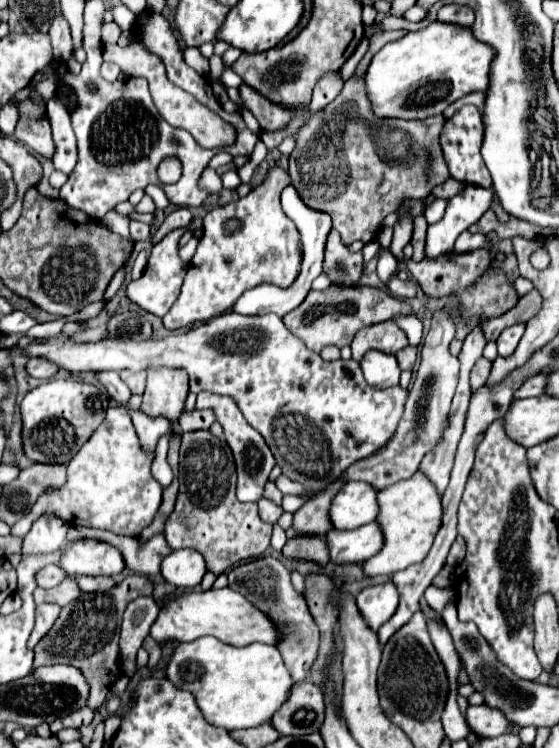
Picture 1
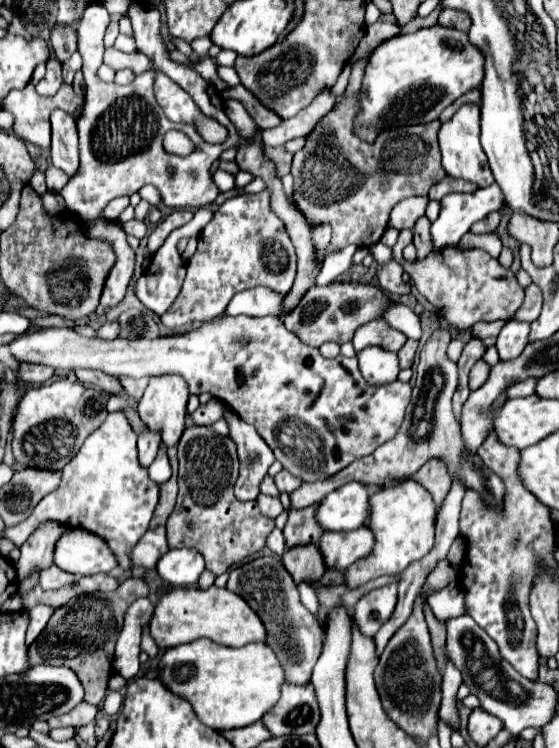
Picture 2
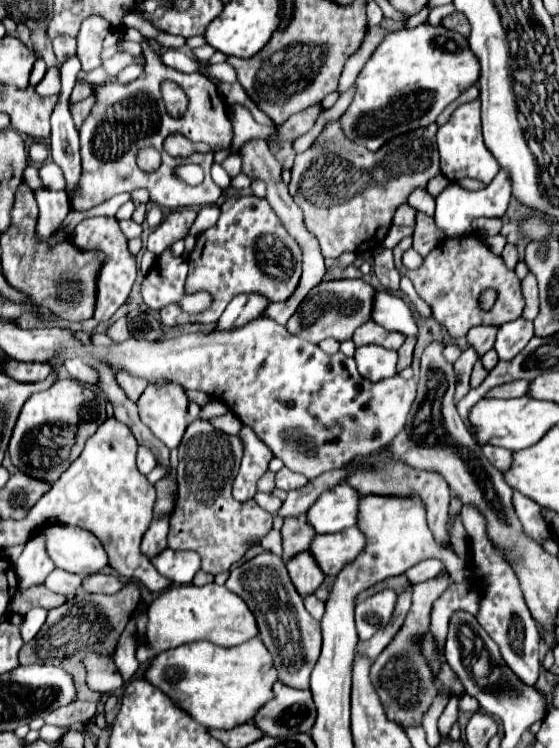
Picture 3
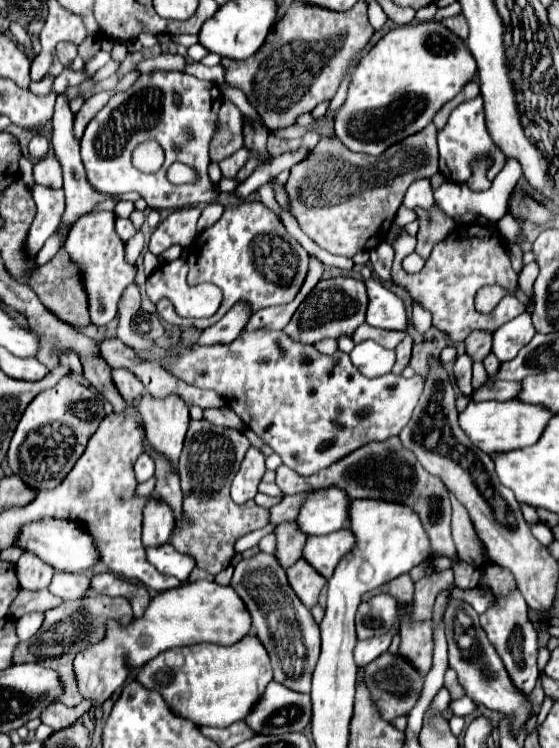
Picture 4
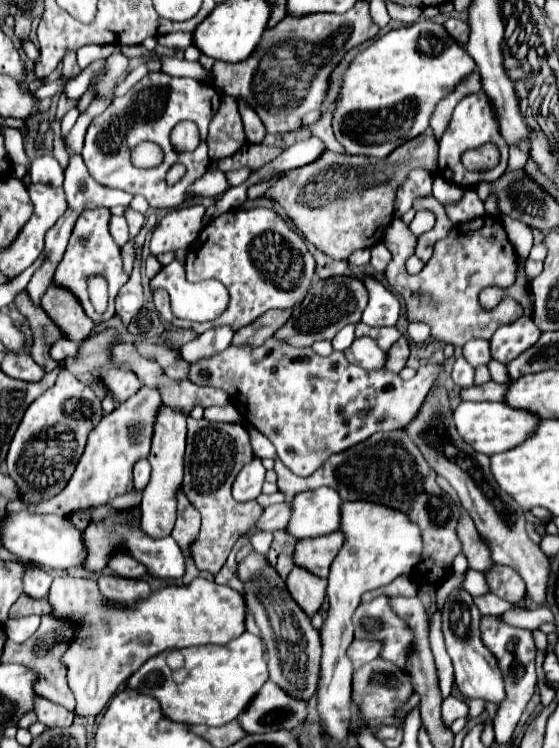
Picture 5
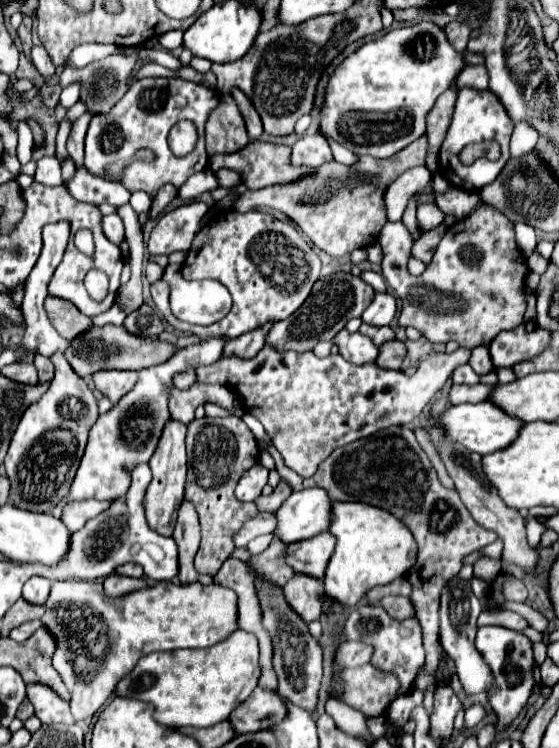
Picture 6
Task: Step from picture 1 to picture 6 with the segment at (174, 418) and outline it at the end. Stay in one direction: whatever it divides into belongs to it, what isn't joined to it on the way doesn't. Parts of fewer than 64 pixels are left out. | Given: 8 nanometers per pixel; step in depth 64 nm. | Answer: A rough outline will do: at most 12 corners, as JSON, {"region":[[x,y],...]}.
{"region":[[170,420],[148,462],[152,530],[172,536],[186,484],[186,426]]}

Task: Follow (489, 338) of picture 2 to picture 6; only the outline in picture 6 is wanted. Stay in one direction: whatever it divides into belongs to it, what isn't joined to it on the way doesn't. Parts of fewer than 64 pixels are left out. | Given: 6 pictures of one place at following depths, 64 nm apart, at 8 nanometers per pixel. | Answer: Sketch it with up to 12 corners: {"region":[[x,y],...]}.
{"region":[[486,346],[474,348],[468,362],[478,376],[492,372]]}

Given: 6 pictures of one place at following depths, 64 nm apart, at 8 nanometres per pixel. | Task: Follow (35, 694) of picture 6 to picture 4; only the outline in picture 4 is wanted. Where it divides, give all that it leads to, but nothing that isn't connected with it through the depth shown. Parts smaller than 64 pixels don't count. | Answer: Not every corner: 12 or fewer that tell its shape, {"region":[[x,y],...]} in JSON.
{"region":[[83,700],[74,707],[48,704],[40,720],[66,728],[92,708]]}

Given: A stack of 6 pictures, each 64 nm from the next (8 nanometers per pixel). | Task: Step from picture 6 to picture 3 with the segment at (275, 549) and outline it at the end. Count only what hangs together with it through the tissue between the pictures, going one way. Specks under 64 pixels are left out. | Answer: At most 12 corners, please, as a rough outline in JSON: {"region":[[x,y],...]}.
{"region":[[304,514],[284,520],[282,560],[306,552],[312,542],[312,528]]}

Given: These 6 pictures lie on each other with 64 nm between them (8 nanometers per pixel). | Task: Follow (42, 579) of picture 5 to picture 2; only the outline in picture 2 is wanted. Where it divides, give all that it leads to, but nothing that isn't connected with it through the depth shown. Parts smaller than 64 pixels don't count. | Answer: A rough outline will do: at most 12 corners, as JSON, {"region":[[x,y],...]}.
{"region":[[56,522],[40,524],[20,548],[18,580],[54,564],[52,544],[64,532]]}

